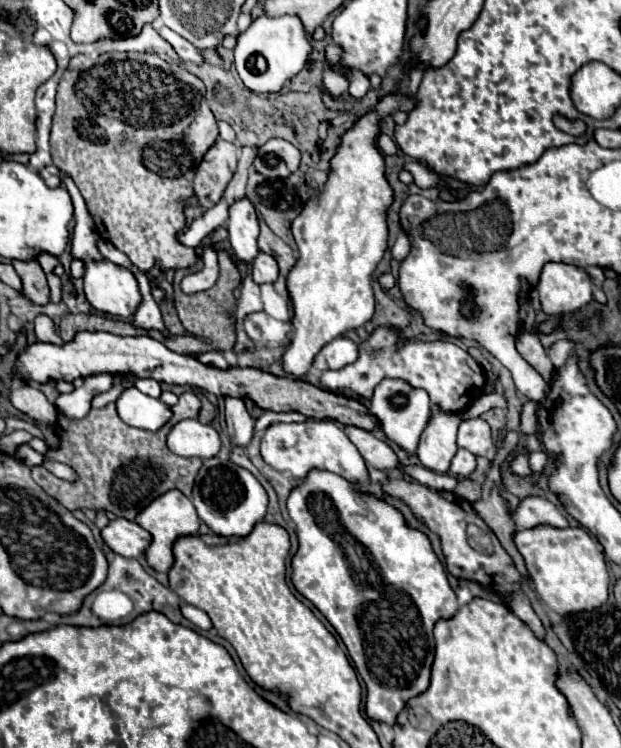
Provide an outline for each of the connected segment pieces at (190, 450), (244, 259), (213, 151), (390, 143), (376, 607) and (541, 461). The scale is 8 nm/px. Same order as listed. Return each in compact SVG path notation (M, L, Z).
M182 420L168 434L168 448L186 458L212 458L220 450L220 434L198 420Z
M242 198L230 206L226 228L234 258L242 264L250 264L258 254L258 218L248 198Z
M218 138L214 146L204 154L196 176L194 194L204 208L212 208L222 198L238 162L238 148L232 142Z
M380 133L378 136L377 145L384 155L394 155L398 150L395 142L384 133Z
M328 472L306 476L288 498L288 512L298 530L298 552L292 558L292 584L334 626L366 684L366 714L394 724L402 706L426 690L434 660L434 624L458 612L458 600L448 584L446 570L436 558L430 540L408 526L388 502L362 494L354 484Z
M532 452L530 454L530 470L532 474L540 474L546 466L546 454L544 452Z

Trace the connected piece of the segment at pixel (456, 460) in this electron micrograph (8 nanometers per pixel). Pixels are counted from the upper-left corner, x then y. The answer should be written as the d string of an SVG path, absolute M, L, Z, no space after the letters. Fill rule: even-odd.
M458 450L456 456L452 458L452 464L450 464L450 472L456 474L456 476L470 476L472 472L476 470L476 456L470 454L468 450Z

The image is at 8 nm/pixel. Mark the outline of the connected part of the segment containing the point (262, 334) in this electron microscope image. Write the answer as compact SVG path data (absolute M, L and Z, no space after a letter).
M254 312L254 314L246 316L244 330L254 342L258 342L258 340L284 342L290 336L292 326L290 326L290 322L276 320L272 316L268 316L266 312Z

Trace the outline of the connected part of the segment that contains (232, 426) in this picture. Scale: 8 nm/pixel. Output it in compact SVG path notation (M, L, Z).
M226 398L226 430L236 446L248 446L252 440L254 422L246 412L242 398Z

